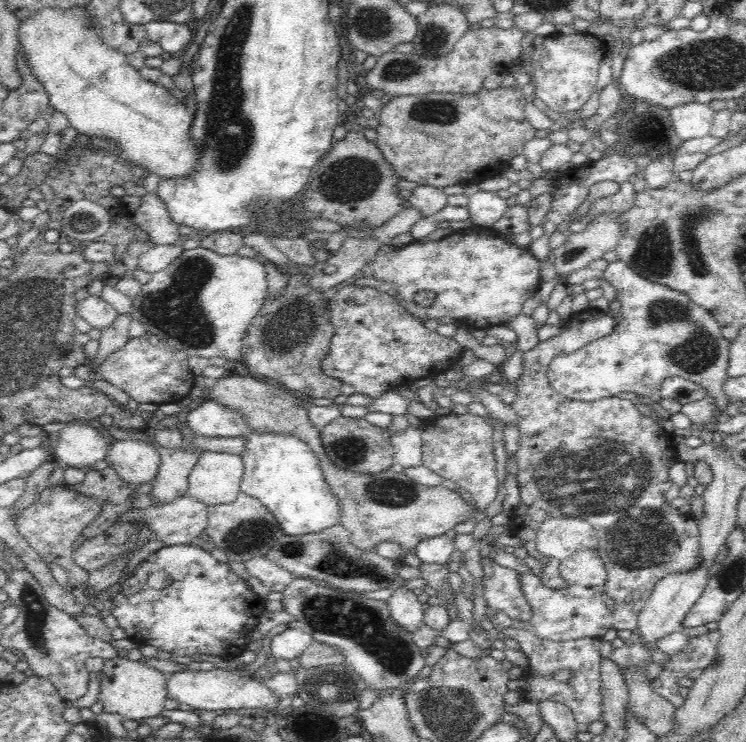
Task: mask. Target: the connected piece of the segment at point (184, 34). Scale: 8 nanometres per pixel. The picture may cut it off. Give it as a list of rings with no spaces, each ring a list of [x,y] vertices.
[[[150,22],[145,26],[145,39],[156,42],[164,52],[176,56],[188,42],[192,40],[190,24],[175,24],[174,22]]]

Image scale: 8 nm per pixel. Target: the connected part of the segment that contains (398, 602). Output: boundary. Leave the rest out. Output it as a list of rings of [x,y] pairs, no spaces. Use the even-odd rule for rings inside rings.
[[[406,582],[394,590],[393,595],[387,600],[390,606],[392,620],[396,620],[406,630],[414,632],[423,624],[423,603],[418,600],[415,592],[408,588]]]

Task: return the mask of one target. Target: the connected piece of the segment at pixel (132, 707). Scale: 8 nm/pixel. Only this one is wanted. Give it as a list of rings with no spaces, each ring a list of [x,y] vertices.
[[[116,657],[105,661],[101,670],[101,689],[97,702],[102,704],[103,712],[118,714],[126,720],[146,720],[160,717],[167,700],[166,675],[158,669],[144,665],[142,660],[130,661]]]

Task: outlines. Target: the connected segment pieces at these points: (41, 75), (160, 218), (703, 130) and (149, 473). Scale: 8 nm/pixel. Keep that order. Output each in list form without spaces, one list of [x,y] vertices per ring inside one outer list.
[[[76,8],[66,12],[41,10],[26,22],[20,22],[19,46],[26,53],[33,75],[43,84],[43,93],[50,98],[52,108],[64,114],[71,127],[80,134],[101,136],[114,141],[123,150],[122,157],[127,162],[145,166],[149,172],[156,172],[162,179],[184,176],[196,166],[200,150],[192,143],[188,133],[194,114],[158,83],[144,81],[140,71],[128,65],[124,54],[105,46],[93,30],[84,9]]]
[[[154,191],[143,196],[140,206],[132,210],[131,217],[156,245],[173,244],[178,239],[178,224],[172,220],[165,202]]]
[[[698,102],[676,106],[669,114],[673,130],[683,141],[708,135],[715,116],[709,104]]]
[[[118,440],[110,446],[105,461],[122,482],[136,488],[154,482],[162,457],[146,442]]]

